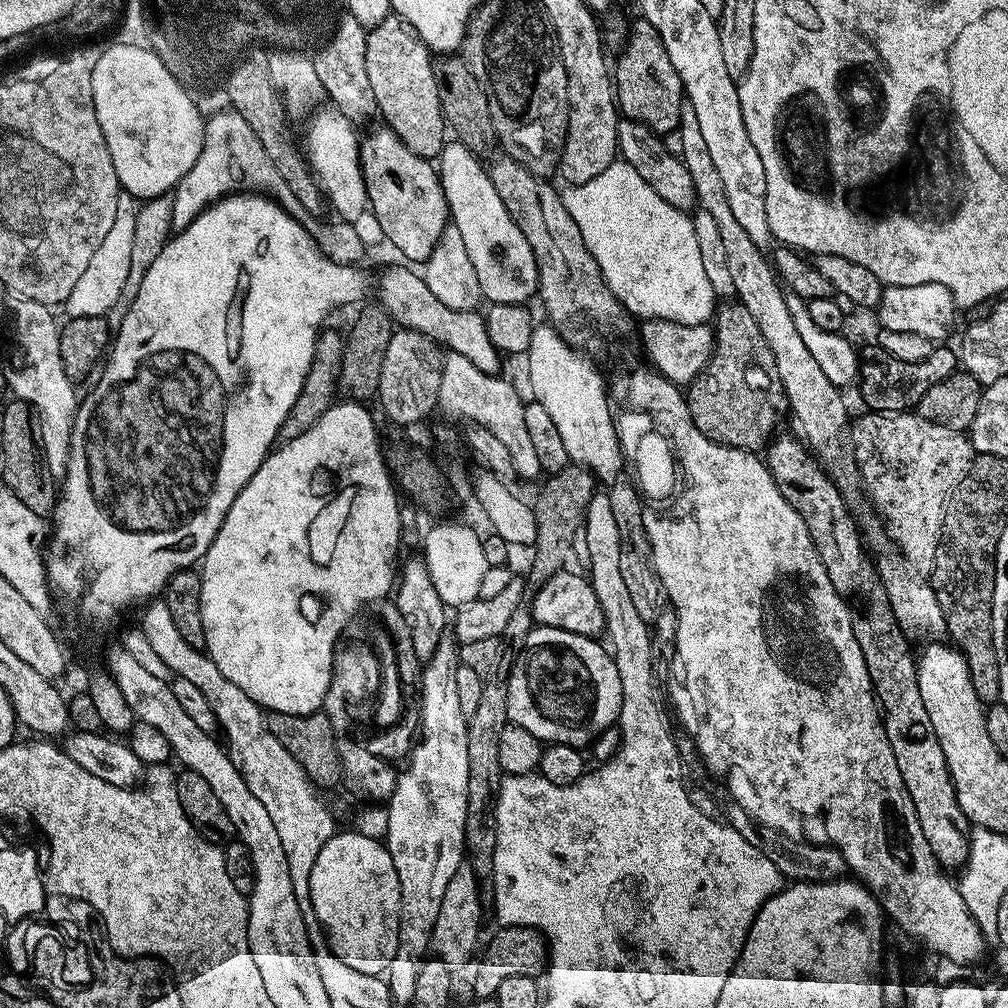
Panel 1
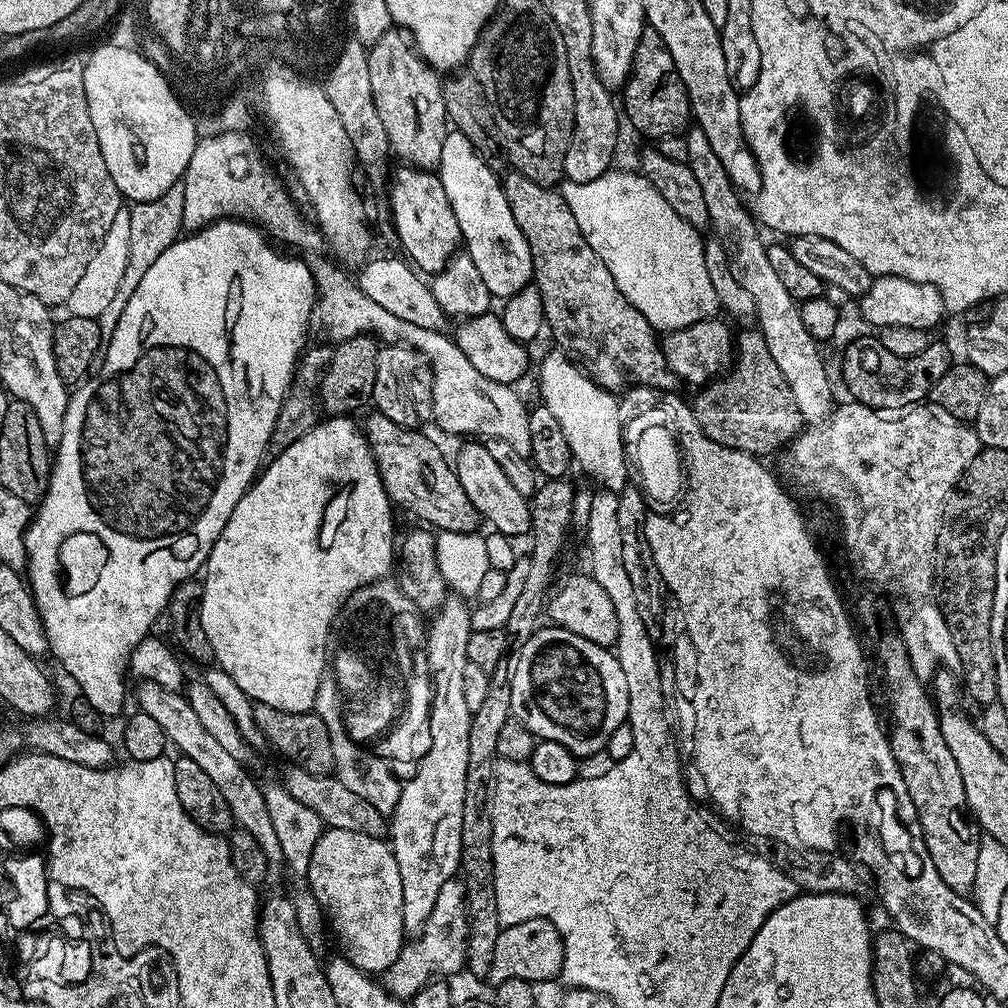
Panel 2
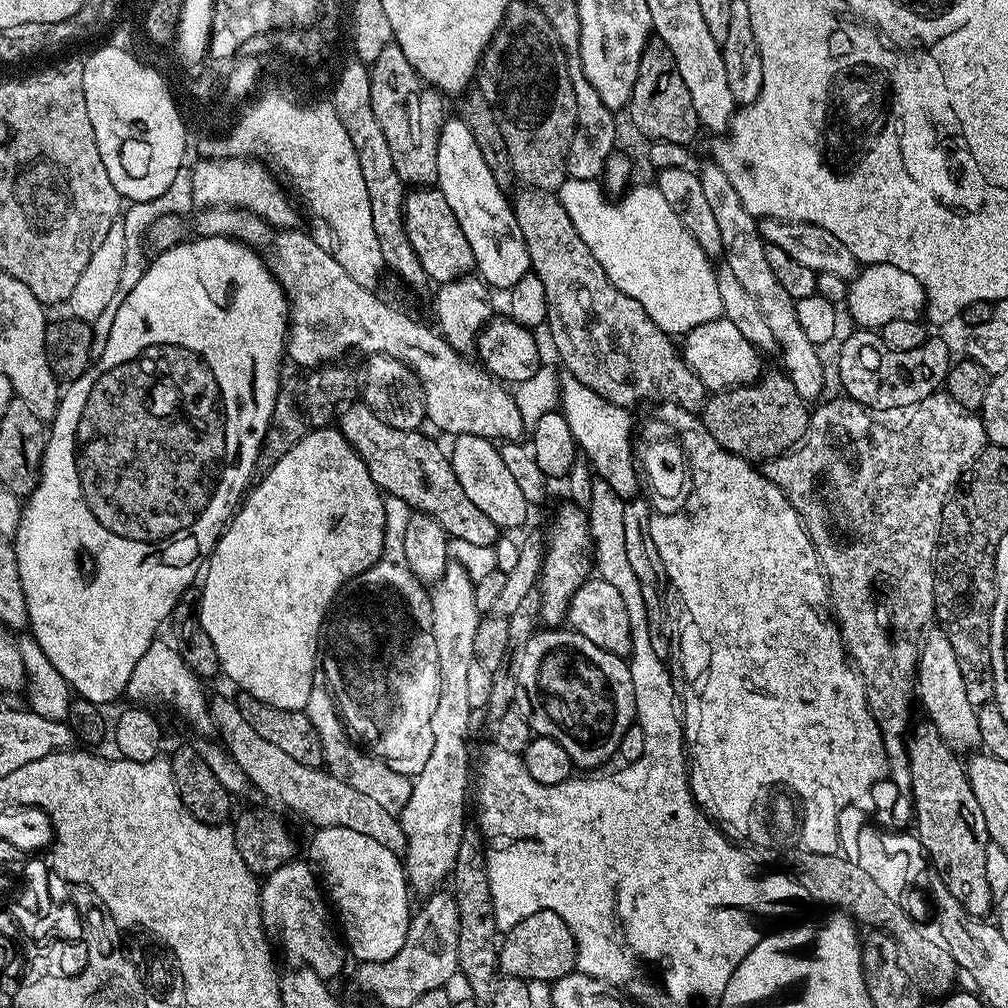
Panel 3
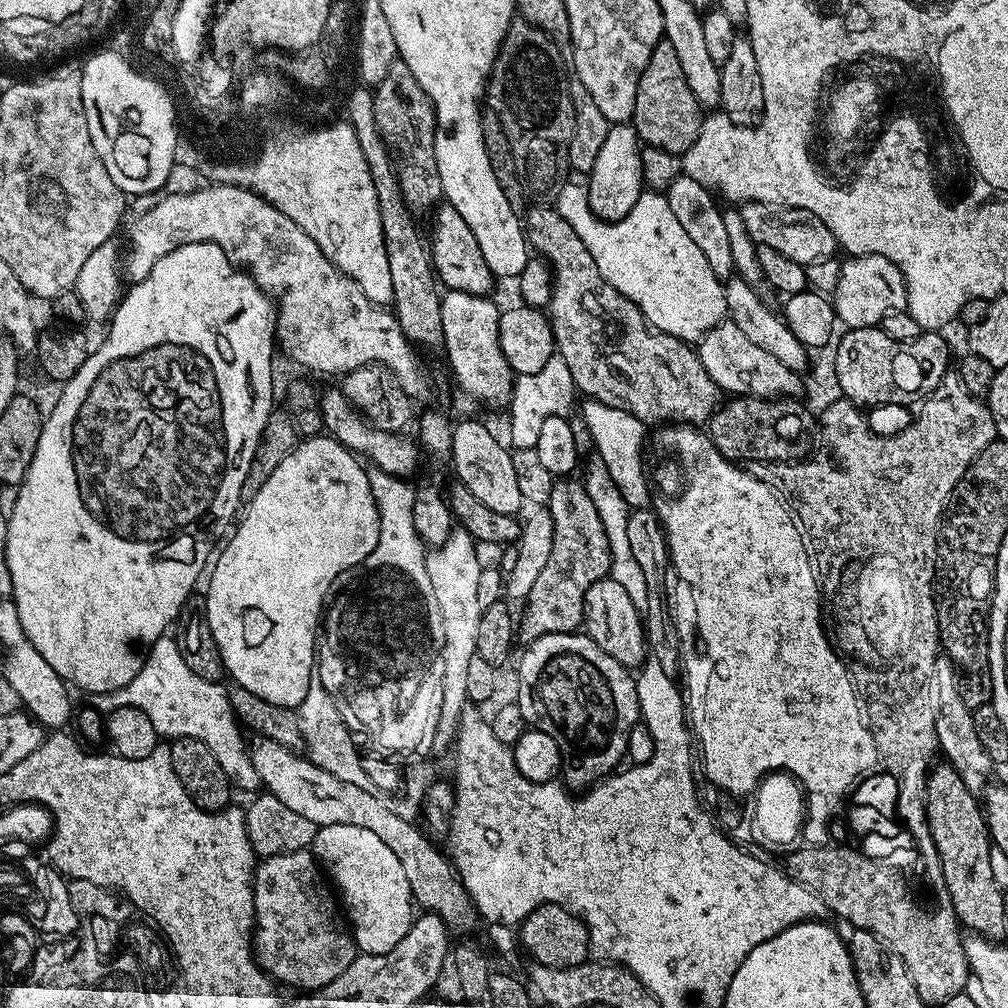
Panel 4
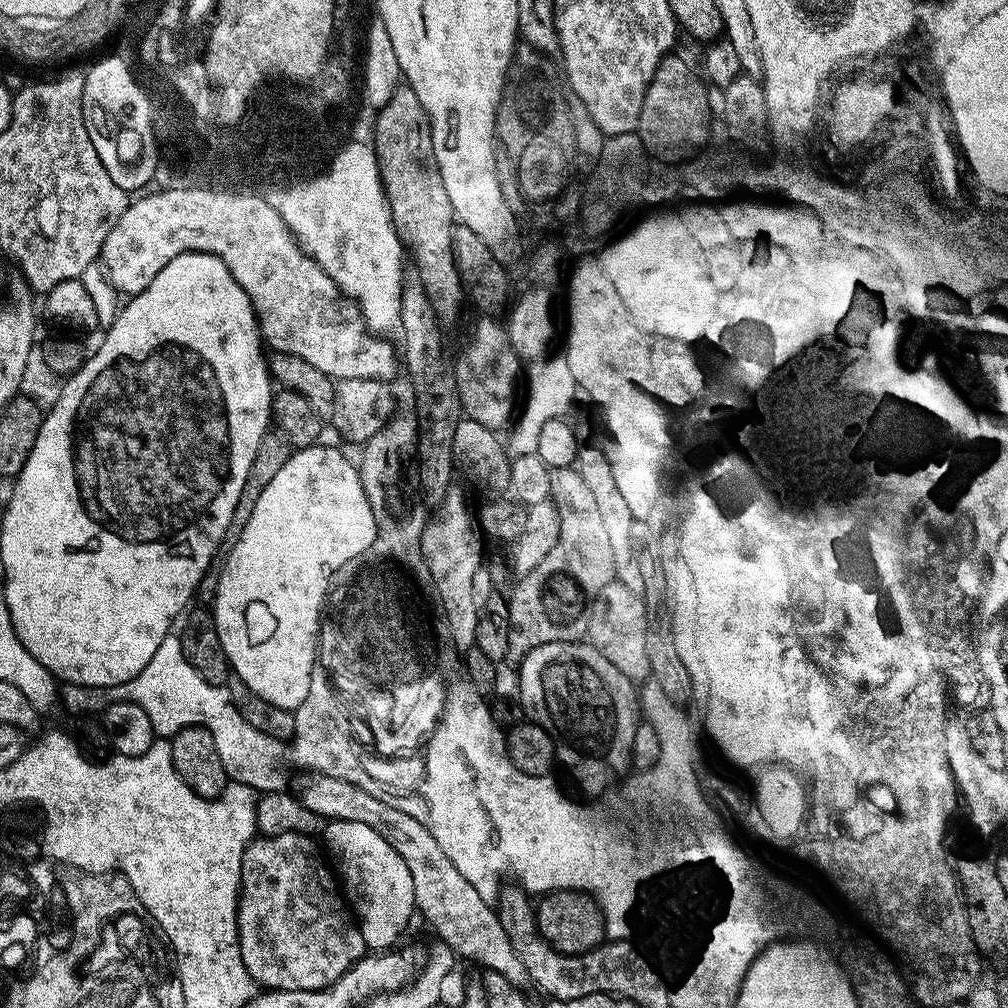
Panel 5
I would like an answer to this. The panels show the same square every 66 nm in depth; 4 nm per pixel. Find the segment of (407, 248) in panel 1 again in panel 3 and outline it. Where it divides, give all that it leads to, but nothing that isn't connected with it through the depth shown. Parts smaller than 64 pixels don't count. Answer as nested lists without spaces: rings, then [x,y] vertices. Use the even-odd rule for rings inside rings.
[[[413,187],[404,198],[404,217],[406,234],[410,234],[410,244],[414,246],[418,262],[422,262],[422,270],[433,285],[448,284],[451,280],[467,276],[473,271],[470,242],[466,242],[462,226],[458,226],[458,218],[454,218],[454,210],[450,210],[450,202],[446,202],[439,187]]]

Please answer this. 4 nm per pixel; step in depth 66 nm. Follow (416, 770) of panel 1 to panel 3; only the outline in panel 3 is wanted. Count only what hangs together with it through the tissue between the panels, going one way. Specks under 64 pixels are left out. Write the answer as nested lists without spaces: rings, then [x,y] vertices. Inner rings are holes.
[[[455,562],[449,563],[447,569],[440,576],[440,579],[436,581],[434,585],[434,591],[431,593],[432,606],[430,609],[430,623],[434,626],[434,642],[438,642],[438,662],[440,663],[440,673],[442,674],[442,690],[438,694],[438,707],[434,710],[434,722],[430,722],[430,730],[434,730],[434,750],[430,750],[430,758],[426,758],[426,766],[422,766],[418,770],[418,775],[413,779],[413,793],[410,794],[410,800],[406,803],[406,806],[401,810],[398,815],[400,825],[404,831],[404,842],[406,845],[406,851],[402,856],[402,863],[406,869],[406,875],[408,878],[408,887],[413,893],[416,892],[420,895],[420,898],[427,898],[432,895],[433,891],[441,887],[440,884],[445,883],[446,877],[451,873],[452,869],[456,867],[456,859],[458,858],[458,846],[462,842],[464,837],[464,829],[466,827],[466,821],[464,821],[464,799],[469,799],[470,796],[470,772],[468,776],[468,727],[472,724],[472,716],[474,716],[474,709],[470,706],[467,692],[468,671],[470,666],[474,663],[476,655],[474,654],[474,630],[478,630],[478,622],[481,618],[481,612],[478,610],[478,606],[474,602],[474,590],[476,585],[470,578],[470,574],[466,574],[466,570],[460,564]]]

